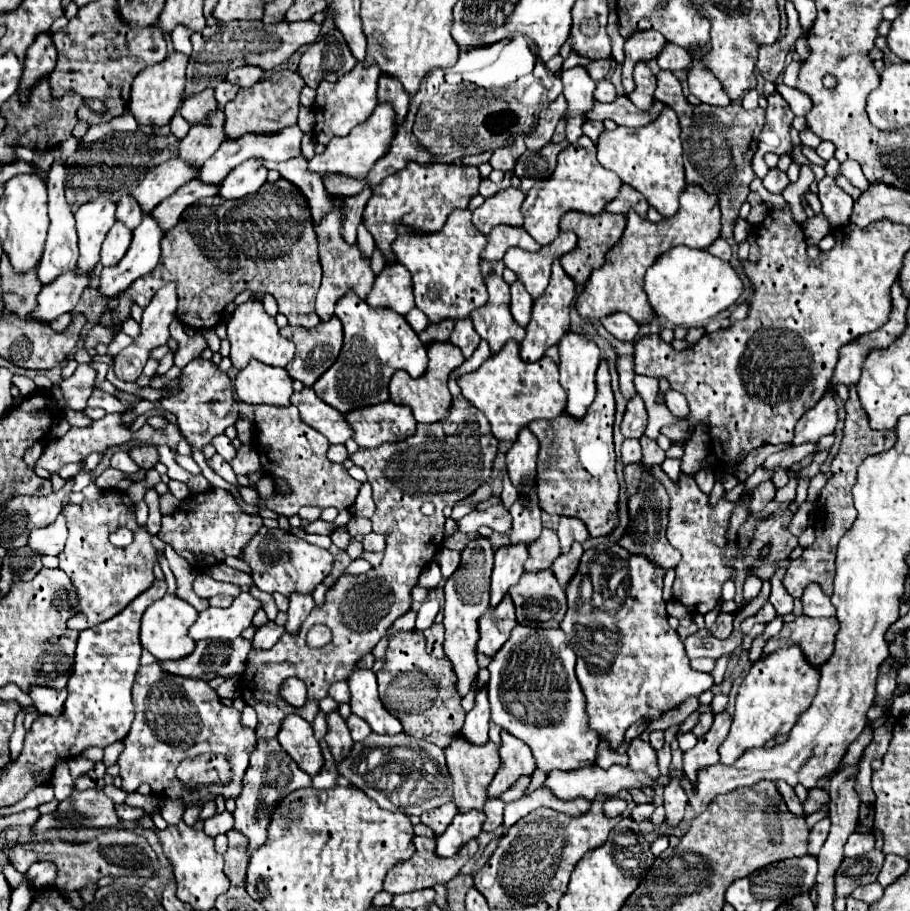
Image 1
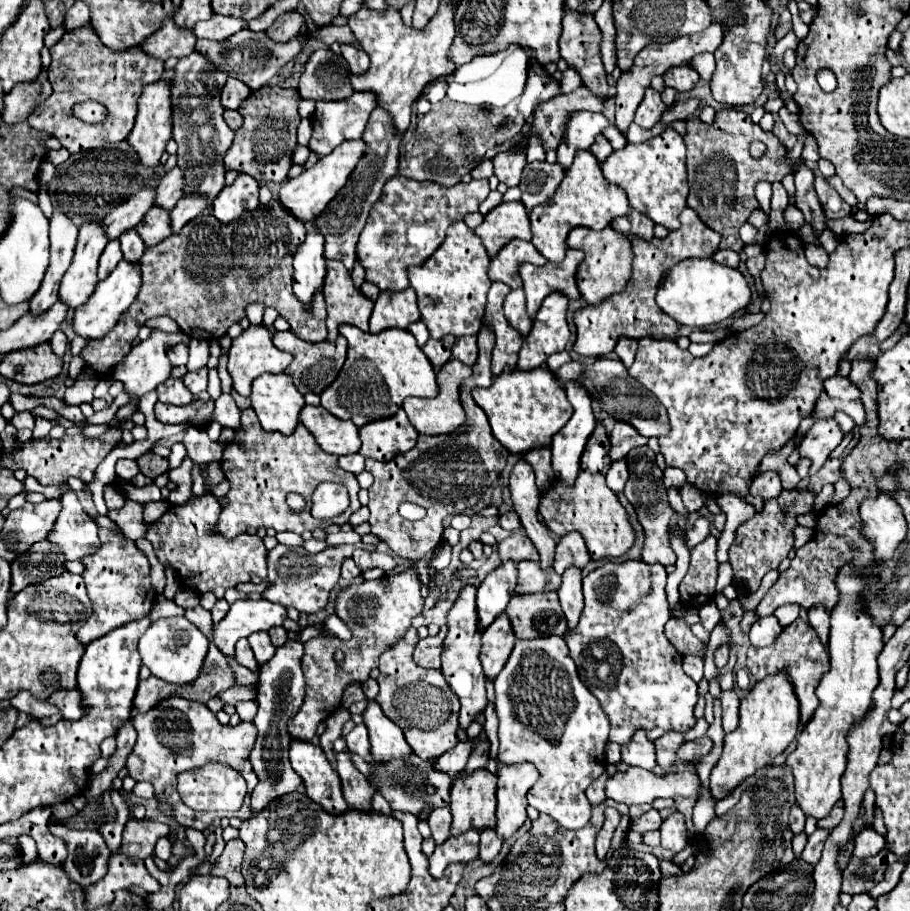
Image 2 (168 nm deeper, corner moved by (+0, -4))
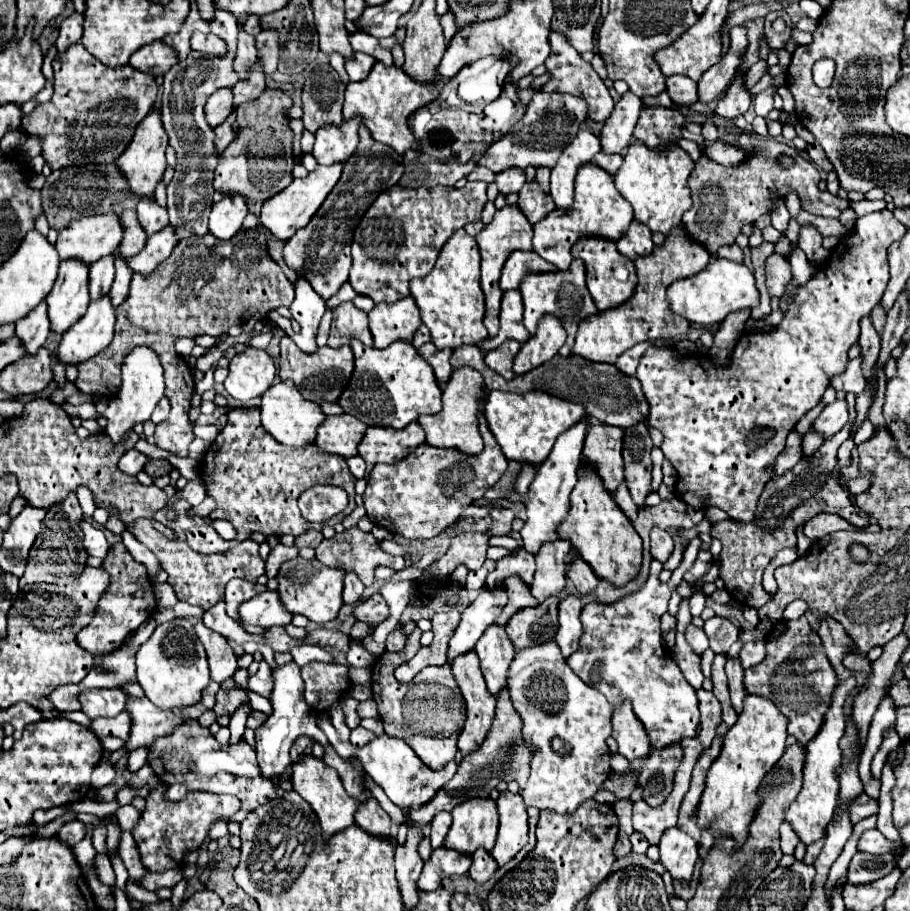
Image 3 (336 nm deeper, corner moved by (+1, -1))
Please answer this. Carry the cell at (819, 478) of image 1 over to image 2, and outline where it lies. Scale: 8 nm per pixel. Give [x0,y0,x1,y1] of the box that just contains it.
[799,421,843,475]

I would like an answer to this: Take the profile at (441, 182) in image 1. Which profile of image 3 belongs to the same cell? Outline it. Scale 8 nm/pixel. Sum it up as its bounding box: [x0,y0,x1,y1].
[350,182,486,302]

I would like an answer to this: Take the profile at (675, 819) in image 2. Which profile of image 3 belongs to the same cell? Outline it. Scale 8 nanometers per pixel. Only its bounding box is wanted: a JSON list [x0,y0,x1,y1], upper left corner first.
[660,828,698,882]

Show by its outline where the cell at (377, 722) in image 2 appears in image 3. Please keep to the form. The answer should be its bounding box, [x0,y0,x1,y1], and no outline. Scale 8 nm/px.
[317,716,456,810]

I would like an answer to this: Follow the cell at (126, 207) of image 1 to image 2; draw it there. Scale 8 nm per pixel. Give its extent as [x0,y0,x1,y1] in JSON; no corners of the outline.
[119,229,145,261]

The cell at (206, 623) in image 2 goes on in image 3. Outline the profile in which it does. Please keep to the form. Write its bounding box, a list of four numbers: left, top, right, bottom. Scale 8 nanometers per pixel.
[196,622,236,682]

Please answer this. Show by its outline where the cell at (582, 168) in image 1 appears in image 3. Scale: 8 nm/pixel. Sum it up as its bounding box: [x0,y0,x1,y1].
[534,164,632,270]

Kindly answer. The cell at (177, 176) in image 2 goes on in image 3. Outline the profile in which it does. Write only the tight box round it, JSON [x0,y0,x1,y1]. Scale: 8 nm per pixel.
[136,202,168,236]

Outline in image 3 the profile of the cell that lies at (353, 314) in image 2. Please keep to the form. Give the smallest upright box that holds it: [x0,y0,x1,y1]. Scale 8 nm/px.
[328,302,372,348]

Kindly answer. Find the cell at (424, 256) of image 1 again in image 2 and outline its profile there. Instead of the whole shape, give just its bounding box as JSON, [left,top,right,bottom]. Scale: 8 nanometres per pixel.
[409,221,491,339]

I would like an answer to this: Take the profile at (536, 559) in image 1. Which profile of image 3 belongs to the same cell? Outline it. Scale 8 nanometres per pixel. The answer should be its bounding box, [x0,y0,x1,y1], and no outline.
[496,578,538,626]

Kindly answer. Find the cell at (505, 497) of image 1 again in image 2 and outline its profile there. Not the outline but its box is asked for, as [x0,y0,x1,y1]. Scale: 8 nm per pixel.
[499,511,521,531]

